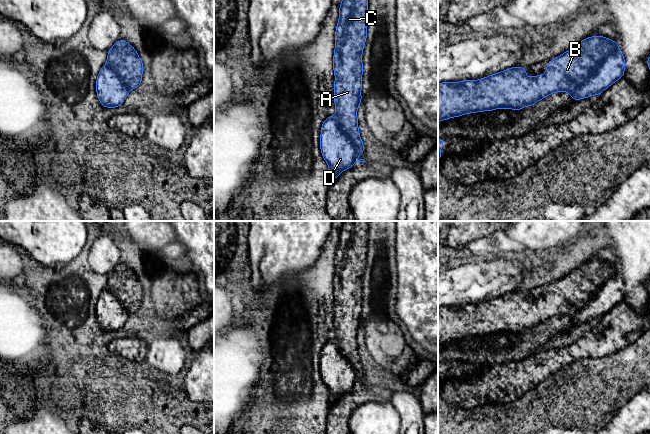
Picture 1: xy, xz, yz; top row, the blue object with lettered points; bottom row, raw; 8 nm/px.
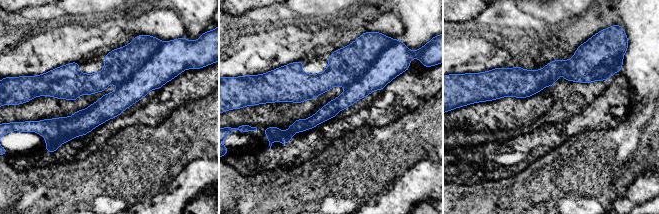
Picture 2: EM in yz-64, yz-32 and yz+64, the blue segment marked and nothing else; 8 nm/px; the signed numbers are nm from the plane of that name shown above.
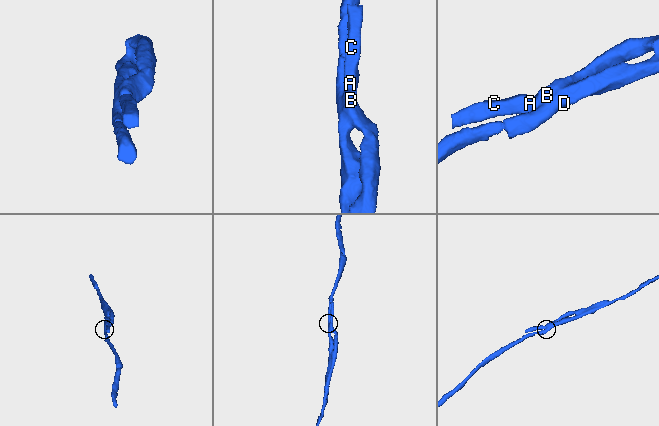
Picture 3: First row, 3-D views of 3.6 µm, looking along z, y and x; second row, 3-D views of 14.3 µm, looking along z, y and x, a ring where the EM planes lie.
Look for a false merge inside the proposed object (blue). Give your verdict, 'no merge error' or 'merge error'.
merge error

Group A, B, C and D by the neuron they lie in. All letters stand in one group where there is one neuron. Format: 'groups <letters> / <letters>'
groups A B C / D

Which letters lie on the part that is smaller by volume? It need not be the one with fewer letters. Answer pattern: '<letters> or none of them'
A, B, C

